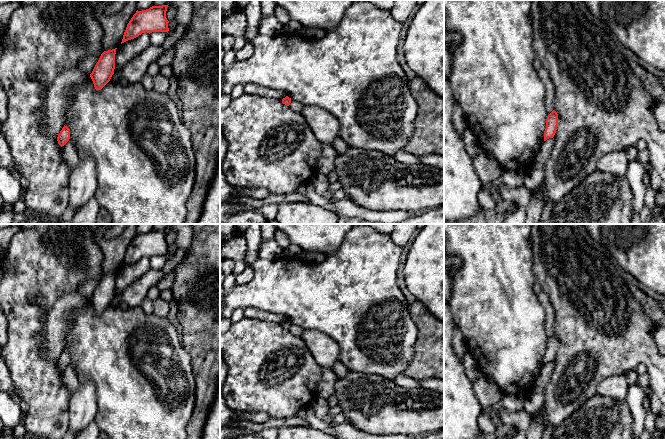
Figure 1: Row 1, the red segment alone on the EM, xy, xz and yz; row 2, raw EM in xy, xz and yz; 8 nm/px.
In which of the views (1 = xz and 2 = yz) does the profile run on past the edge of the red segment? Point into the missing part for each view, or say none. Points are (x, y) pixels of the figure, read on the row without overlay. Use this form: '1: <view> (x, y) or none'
1: none
2: none

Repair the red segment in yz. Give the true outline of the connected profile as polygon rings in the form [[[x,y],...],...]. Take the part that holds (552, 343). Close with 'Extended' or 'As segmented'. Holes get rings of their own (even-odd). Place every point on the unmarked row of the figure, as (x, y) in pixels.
[[[553,334],[546,343],[546,352],[544,355],[544,365],[553,362],[558,350],[558,338]]]. As segmented

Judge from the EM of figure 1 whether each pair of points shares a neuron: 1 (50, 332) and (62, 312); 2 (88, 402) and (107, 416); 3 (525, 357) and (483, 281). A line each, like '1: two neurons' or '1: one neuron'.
1: one neuron
2: two neurons
3: one neuron

